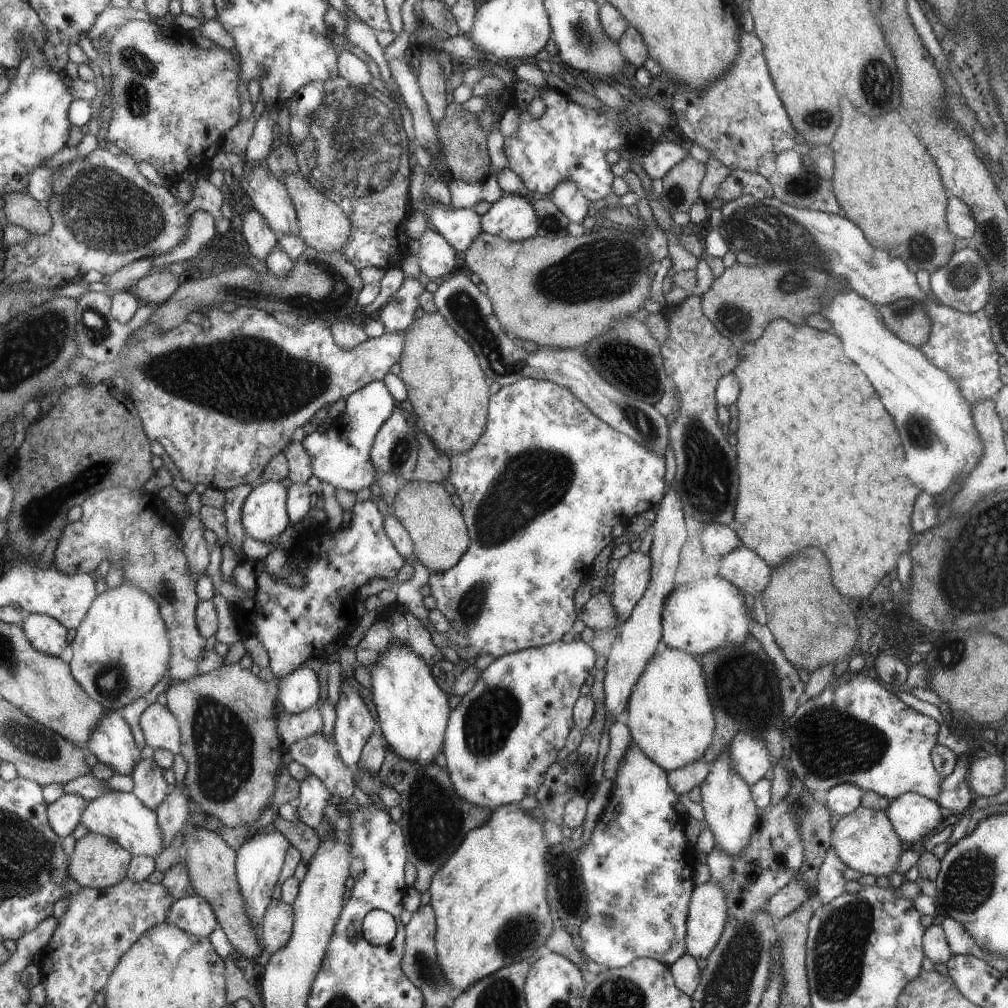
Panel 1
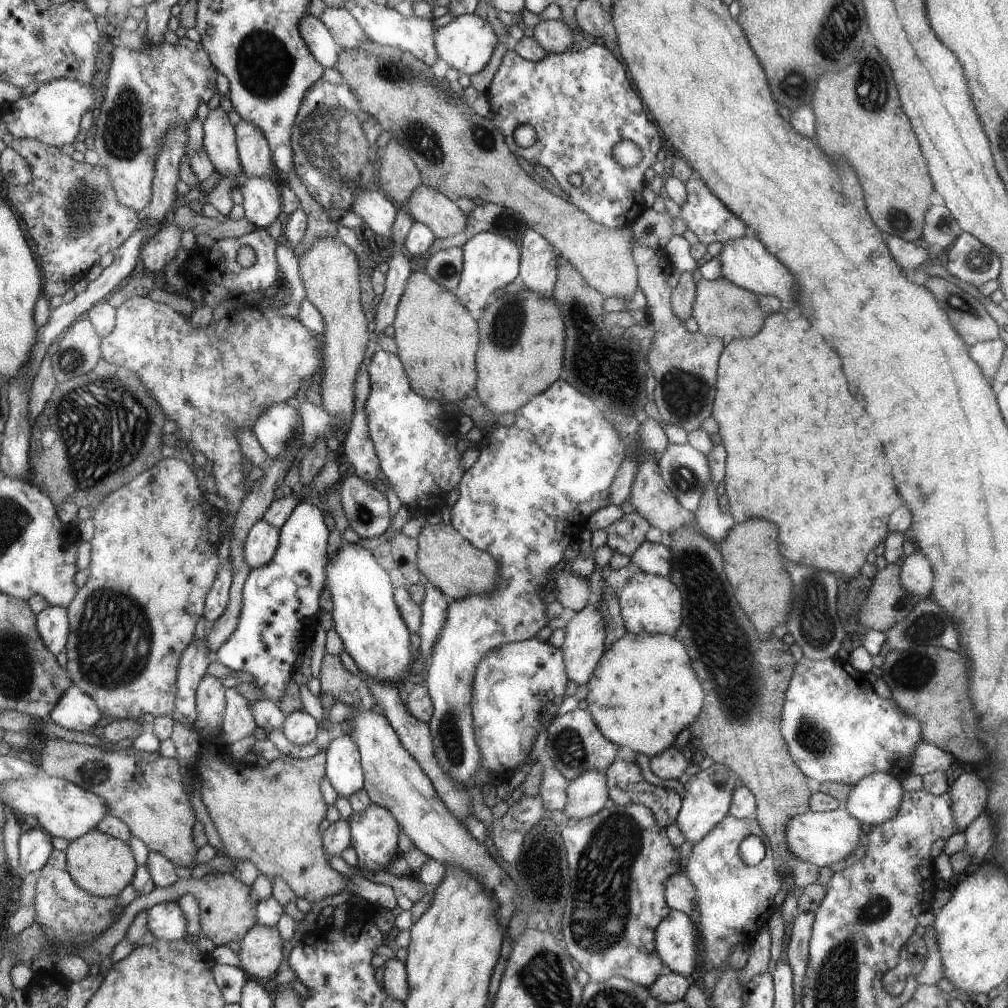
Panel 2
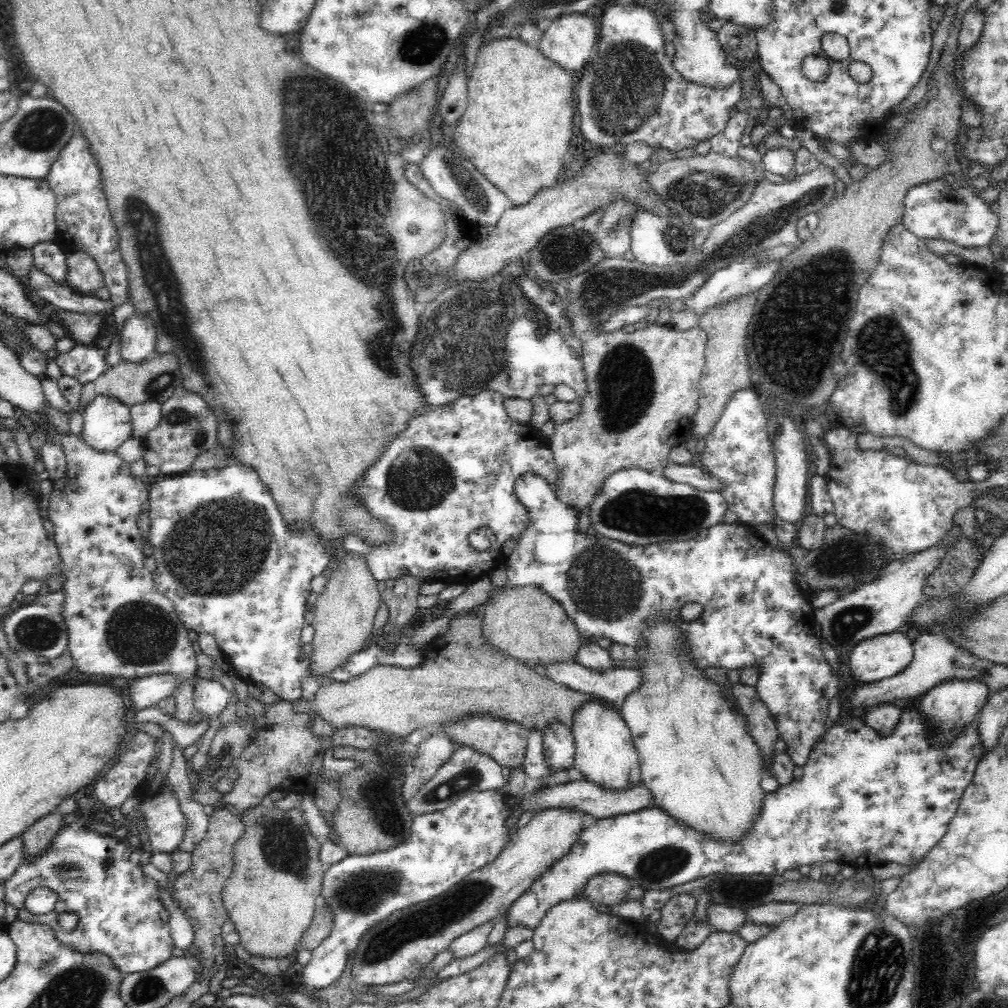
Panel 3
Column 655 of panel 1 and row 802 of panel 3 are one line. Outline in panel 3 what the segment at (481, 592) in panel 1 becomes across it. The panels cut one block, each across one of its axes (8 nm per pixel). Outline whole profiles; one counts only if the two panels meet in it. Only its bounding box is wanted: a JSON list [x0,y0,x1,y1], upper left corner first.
[302,789,511,990]

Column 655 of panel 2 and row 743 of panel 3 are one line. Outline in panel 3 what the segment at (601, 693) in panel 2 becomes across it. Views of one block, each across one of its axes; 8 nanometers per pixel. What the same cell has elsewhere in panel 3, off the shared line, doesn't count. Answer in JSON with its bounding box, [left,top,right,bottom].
[621,624,765,841]

